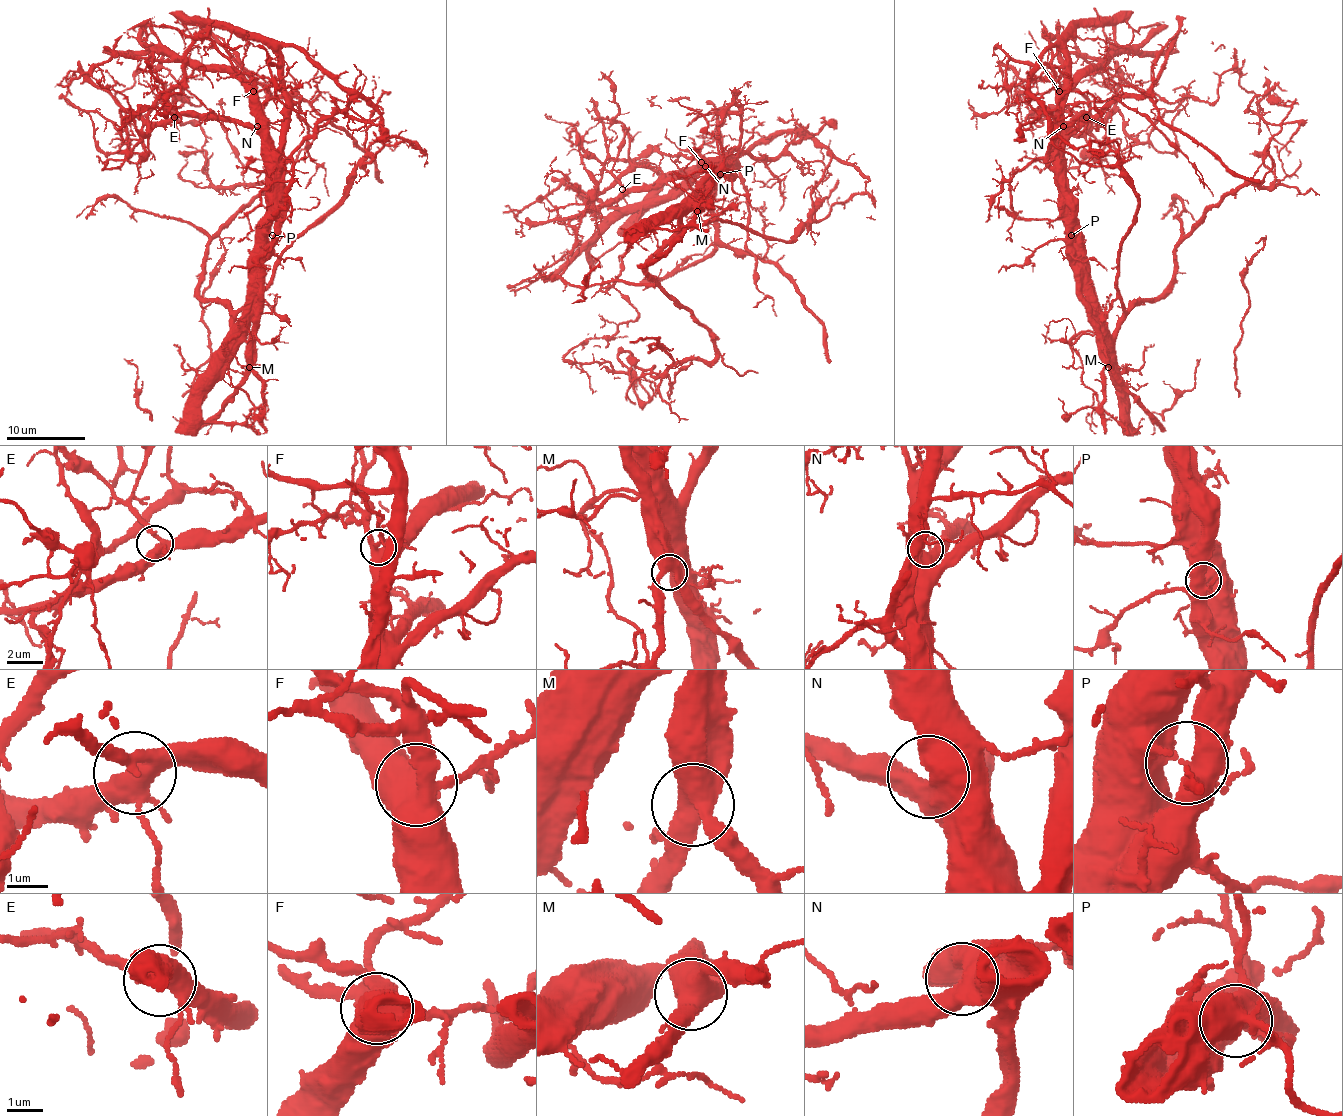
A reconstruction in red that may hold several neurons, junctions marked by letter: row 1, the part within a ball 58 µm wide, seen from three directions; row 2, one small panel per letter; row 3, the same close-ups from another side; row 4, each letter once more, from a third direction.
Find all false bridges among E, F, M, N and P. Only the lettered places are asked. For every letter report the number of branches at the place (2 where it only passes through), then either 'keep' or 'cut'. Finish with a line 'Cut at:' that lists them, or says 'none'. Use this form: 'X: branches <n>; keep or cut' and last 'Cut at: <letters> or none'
E: branches 5; keep
F: branches 3; keep
M: branches 3; keep
N: branches 2; keep
P: branches 4; cut
Cut at: P

